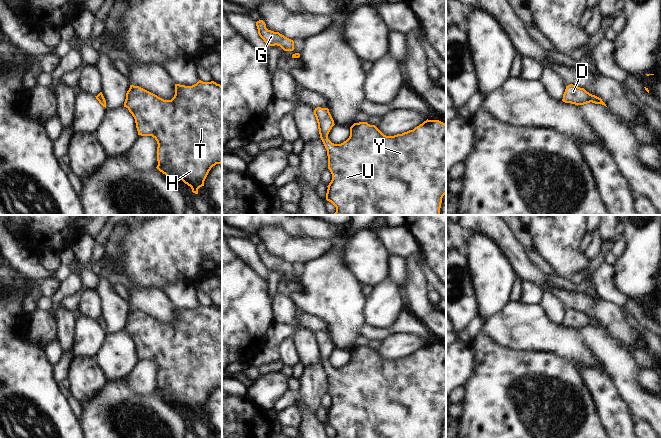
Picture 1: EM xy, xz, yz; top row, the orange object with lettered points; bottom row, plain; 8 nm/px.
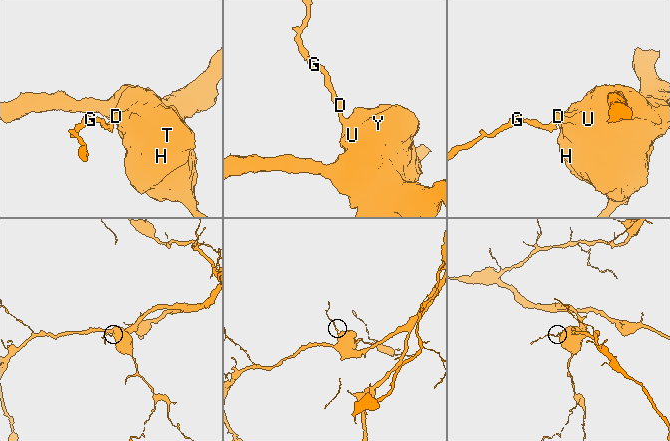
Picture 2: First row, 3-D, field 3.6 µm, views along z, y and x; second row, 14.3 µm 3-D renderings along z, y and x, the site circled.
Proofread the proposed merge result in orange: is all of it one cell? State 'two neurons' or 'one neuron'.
one neuron

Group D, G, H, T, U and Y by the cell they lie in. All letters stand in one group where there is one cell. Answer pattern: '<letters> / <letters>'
D G H T U Y

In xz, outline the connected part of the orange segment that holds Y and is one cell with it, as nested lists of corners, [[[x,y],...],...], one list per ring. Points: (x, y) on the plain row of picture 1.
[[[317,331],[314,339],[318,347],[320,362],[327,374],[328,393],[332,404],[327,410],[326,424],[336,431],[334,439],[440,439],[442,422],[446,418],[446,348],[439,344],[426,344],[413,354],[394,360],[384,359],[375,349],[367,346],[354,347],[350,351],[349,362],[341,368],[334,368],[328,363],[328,358],[335,349],[328,332]]]

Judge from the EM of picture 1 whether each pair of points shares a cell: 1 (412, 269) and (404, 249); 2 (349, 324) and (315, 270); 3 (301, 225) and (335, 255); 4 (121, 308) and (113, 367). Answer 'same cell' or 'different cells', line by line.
1: different cells
2: same cell
3: different cells
4: different cells

